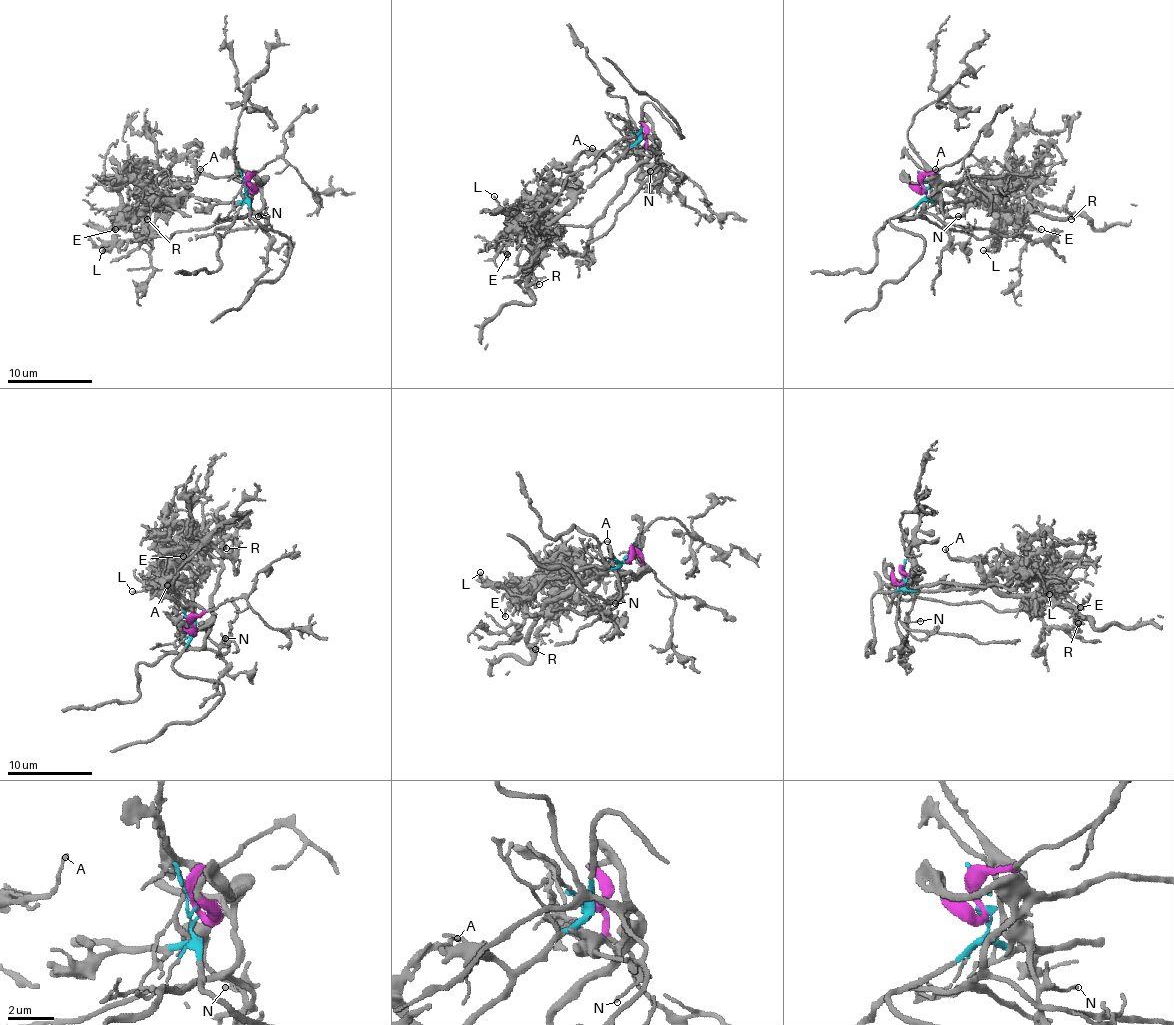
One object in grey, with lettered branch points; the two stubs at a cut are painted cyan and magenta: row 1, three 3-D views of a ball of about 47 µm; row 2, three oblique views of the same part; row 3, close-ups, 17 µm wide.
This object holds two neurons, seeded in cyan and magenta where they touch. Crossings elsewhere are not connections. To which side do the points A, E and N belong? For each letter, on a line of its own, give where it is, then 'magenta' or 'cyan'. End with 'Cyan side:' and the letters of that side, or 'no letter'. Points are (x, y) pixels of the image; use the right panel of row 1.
A: at (935, 169); cyan
E: at (1041, 229); cyan
N: at (958, 216); magenta
Cyan side: A, E

